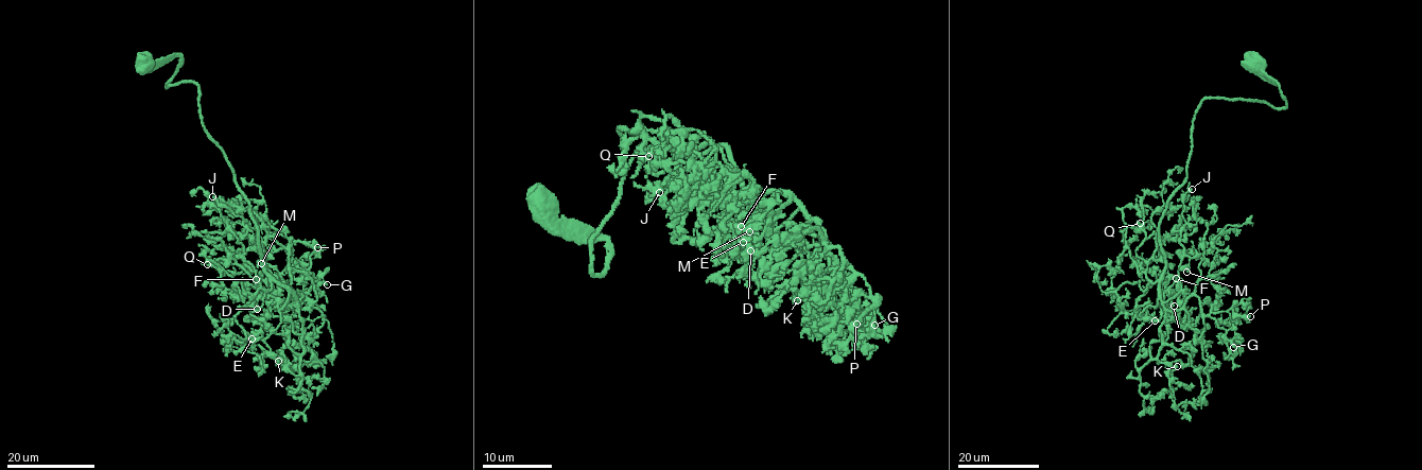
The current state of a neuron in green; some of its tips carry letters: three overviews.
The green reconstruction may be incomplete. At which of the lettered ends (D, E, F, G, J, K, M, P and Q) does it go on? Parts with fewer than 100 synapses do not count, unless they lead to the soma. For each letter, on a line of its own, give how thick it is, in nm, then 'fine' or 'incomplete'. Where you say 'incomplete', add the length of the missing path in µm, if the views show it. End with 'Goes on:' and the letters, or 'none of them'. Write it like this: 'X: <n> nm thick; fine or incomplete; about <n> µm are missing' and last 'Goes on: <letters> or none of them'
D: 180 nm thick; fine
E: 360 nm thick; fine
F: 280 nm thick; fine
G: 200 nm thick; fine
J: 180 nm thick; fine
K: 180 nm thick; fine
M: 240 nm thick; fine
P: 160 nm thick; fine
Q: 320 nm thick; fine
Goes on: none of them

